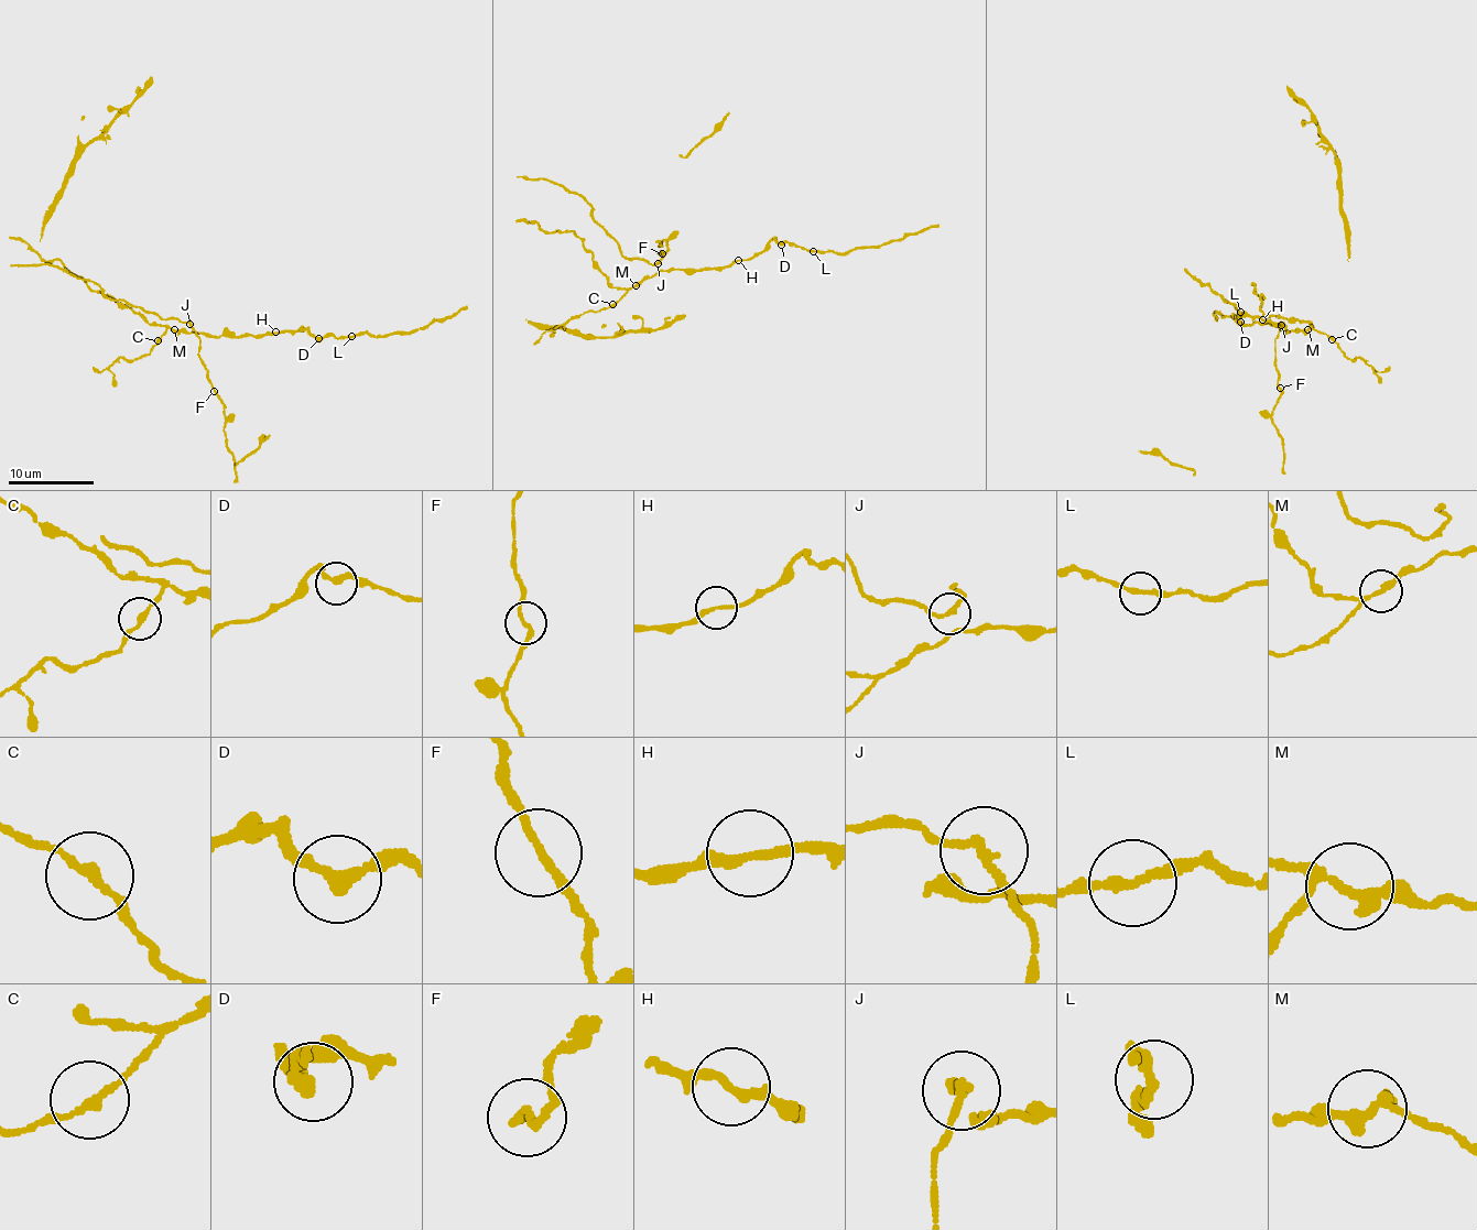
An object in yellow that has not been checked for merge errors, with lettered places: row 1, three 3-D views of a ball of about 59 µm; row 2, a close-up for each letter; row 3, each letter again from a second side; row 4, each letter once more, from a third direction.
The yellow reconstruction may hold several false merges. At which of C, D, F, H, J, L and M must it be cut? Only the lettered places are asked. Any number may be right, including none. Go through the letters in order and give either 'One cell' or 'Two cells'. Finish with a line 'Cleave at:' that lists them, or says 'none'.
C: One cell
D: One cell
F: One cell
H: One cell
J: Two cells
L: One cell
M: One cell
Cleave at: J

